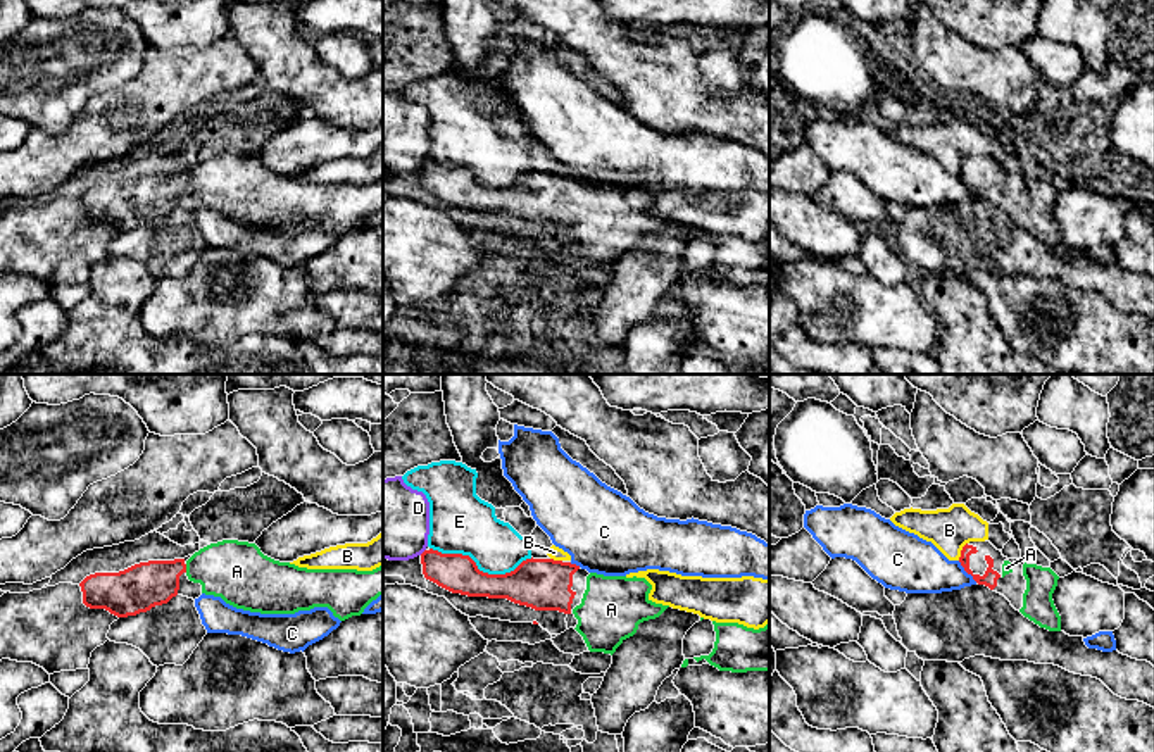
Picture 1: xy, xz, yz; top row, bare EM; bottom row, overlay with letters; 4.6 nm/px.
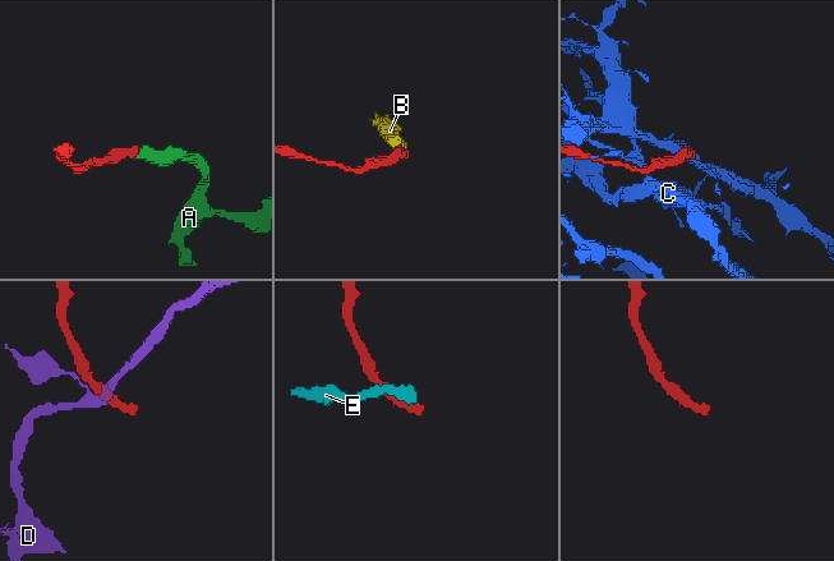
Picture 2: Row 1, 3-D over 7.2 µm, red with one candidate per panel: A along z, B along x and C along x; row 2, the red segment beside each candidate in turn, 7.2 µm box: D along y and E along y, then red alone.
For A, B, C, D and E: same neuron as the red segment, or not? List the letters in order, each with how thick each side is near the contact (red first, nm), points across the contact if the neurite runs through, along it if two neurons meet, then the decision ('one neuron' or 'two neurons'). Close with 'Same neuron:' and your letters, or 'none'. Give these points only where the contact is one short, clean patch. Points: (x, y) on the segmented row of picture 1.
A: 220 nm thick on the red side, 280 nm on the other; one neuron
B: 70 nm thick on the red side, 200 nm on the other; border along yz (966, 542), (958, 559); two neurons
C: 70 nm thick on the red side, 260 nm on the other; border along yz (958, 561), (977, 582); two neurons
D: 180 nm thick on the red side, 360 nm on the other; two neurons
E: 200 nm thick on the red side, 280 nm on the other; two neurons
Same neuron: A

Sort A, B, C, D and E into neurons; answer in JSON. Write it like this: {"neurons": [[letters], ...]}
{"neurons": [["A"], ["B", "E"], ["C"], ["D"]]}

